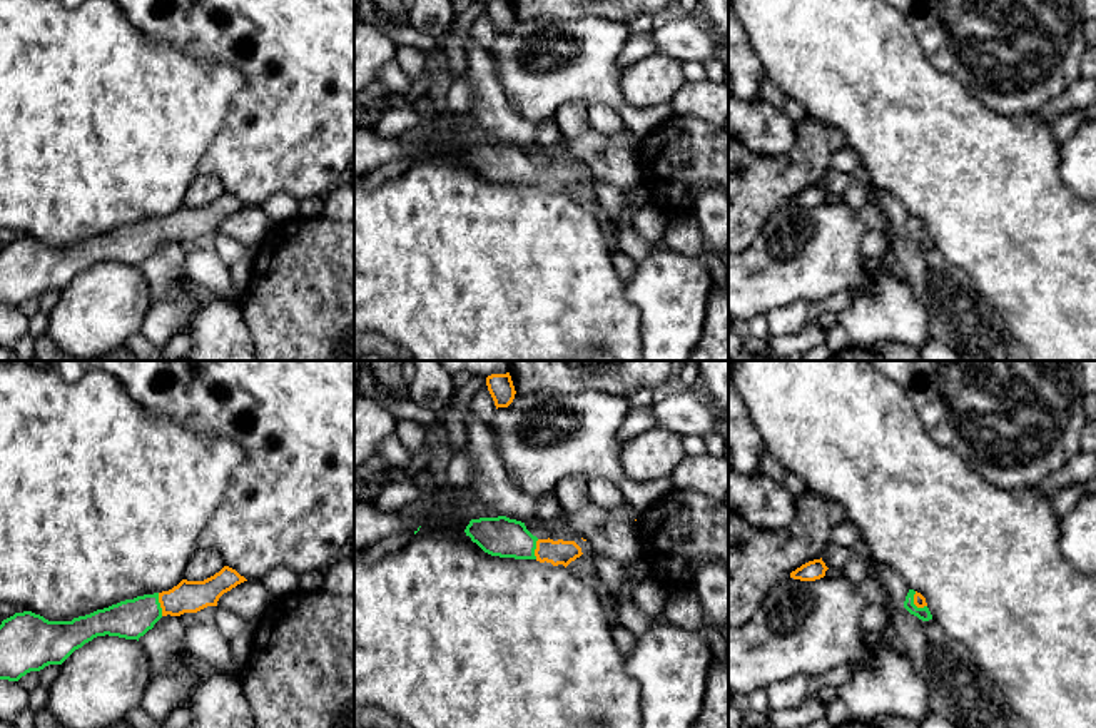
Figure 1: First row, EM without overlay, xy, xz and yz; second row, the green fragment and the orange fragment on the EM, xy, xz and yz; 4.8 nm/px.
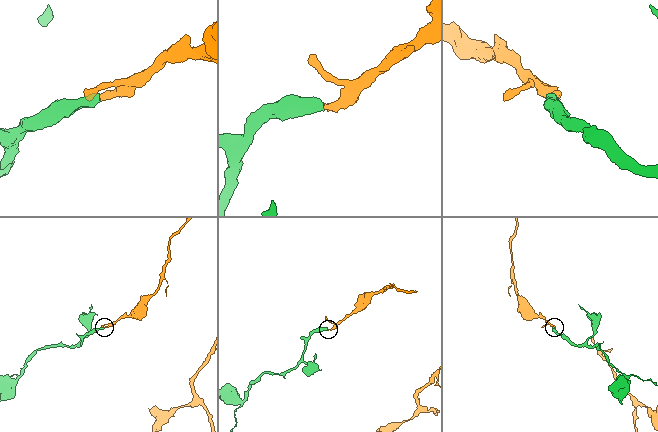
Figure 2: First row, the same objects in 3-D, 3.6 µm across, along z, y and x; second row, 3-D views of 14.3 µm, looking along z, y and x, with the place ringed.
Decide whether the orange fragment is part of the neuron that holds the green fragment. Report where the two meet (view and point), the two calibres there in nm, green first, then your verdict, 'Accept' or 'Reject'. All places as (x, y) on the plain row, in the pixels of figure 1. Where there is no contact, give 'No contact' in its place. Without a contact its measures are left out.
Touches green at xy (159, 231). Thickness 190 nm (green) against 160 nm. Accept

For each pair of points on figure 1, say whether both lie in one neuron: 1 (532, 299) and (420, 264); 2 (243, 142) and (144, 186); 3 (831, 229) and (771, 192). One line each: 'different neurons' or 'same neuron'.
1: same neuron
2: different neurons
3: different neurons

